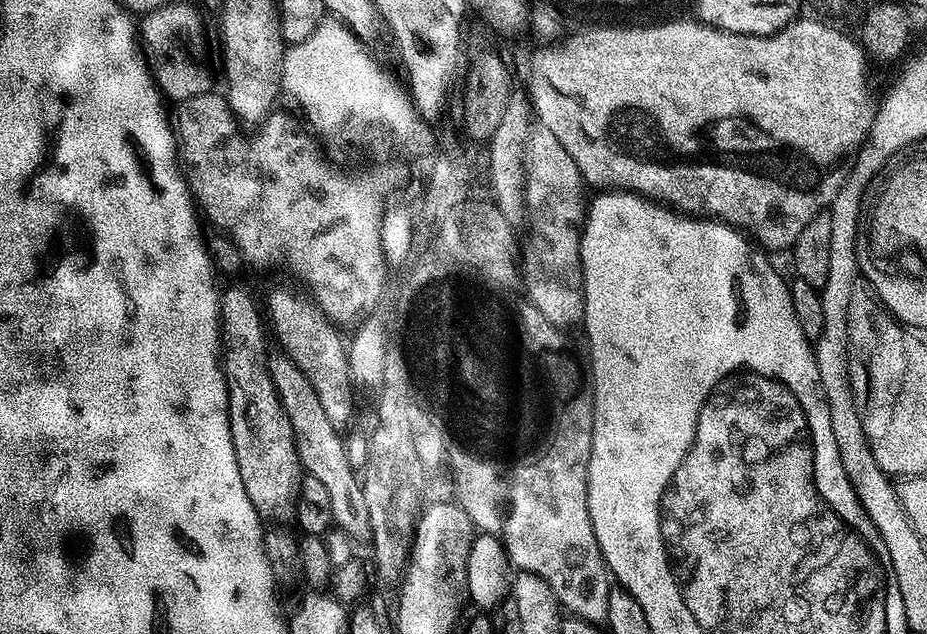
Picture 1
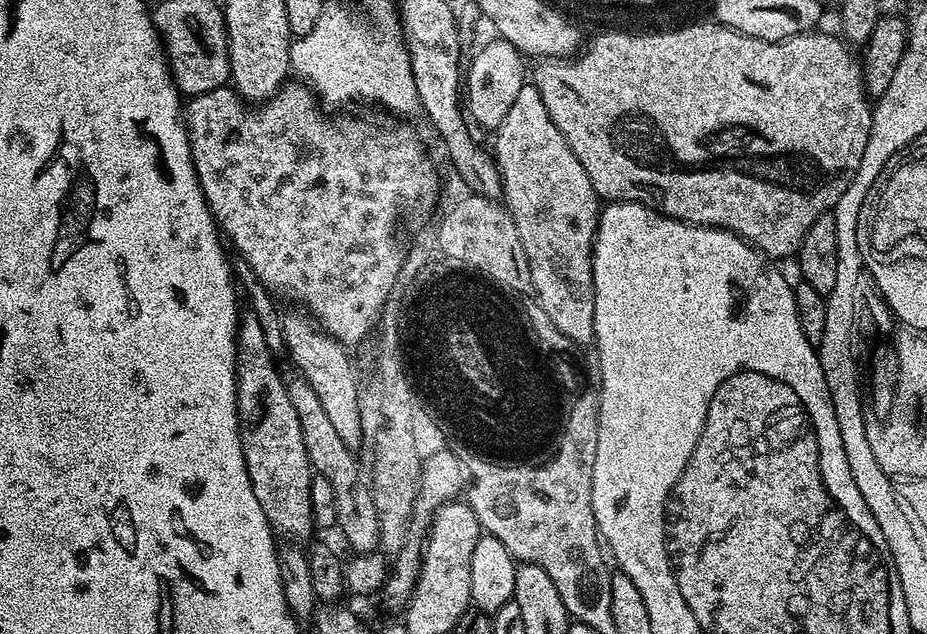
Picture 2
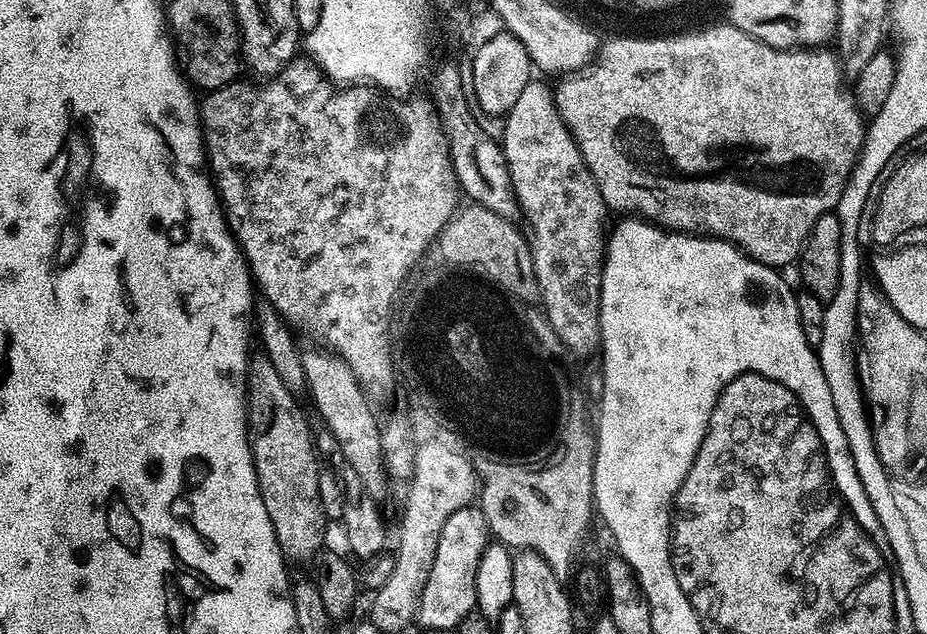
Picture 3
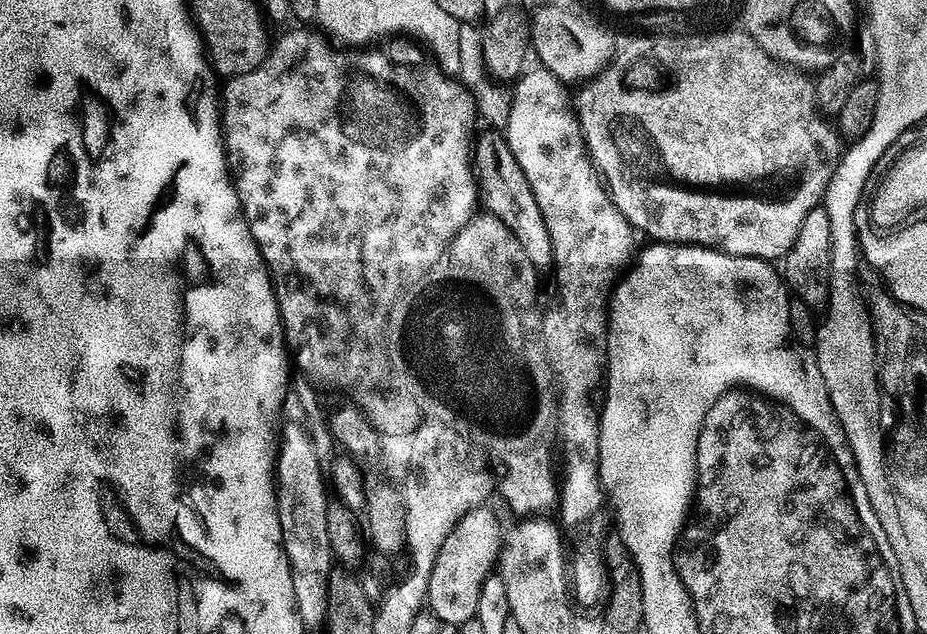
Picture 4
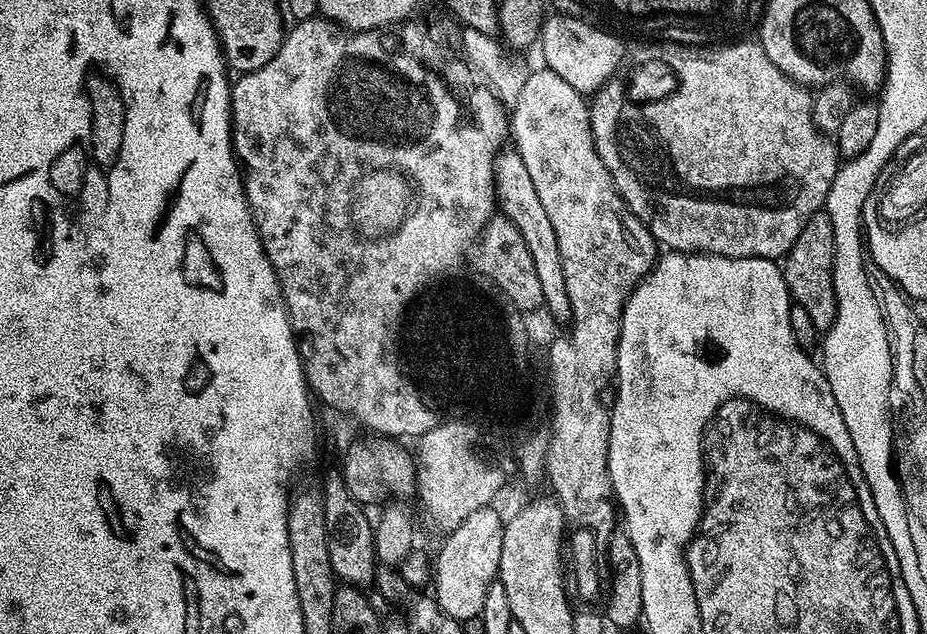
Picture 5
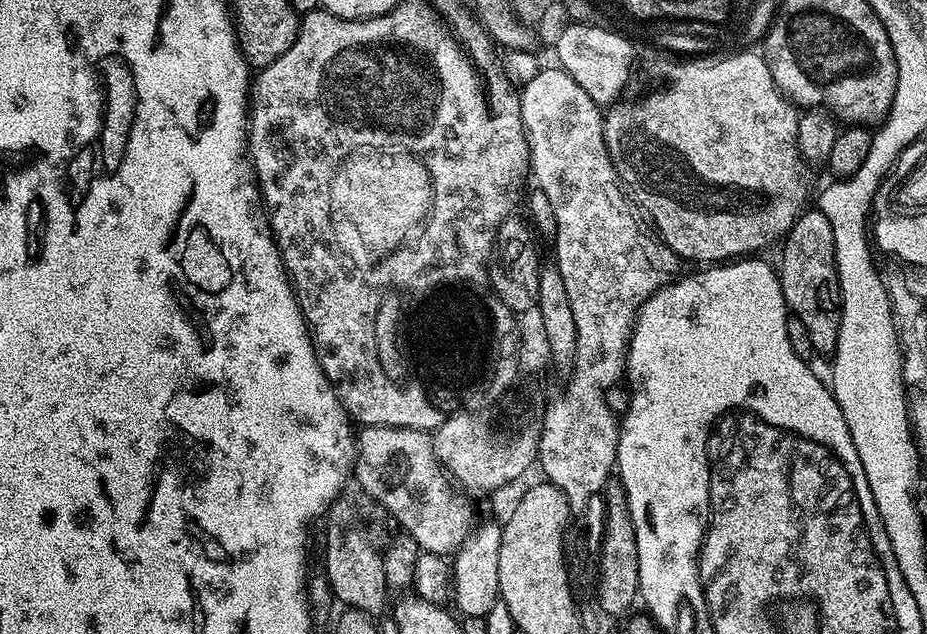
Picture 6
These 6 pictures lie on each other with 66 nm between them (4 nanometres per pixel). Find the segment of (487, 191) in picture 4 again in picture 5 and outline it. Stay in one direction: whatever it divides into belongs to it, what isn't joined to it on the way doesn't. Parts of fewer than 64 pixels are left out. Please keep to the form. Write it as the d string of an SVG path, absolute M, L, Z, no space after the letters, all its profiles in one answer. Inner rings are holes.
M504 146L492 161L492 183L496 186L496 199L499 211L522 234L522 242L526 242L526 250L530 250L530 258L534 258L534 270L538 273L538 282L542 282L542 298L549 317L571 317L570 294L566 294L566 274L562 274L562 250L558 250L558 234L554 234L554 226L550 218L546 218L546 209L538 199L538 190L534 190L534 181L526 170L526 162L516 153L515 147Z

